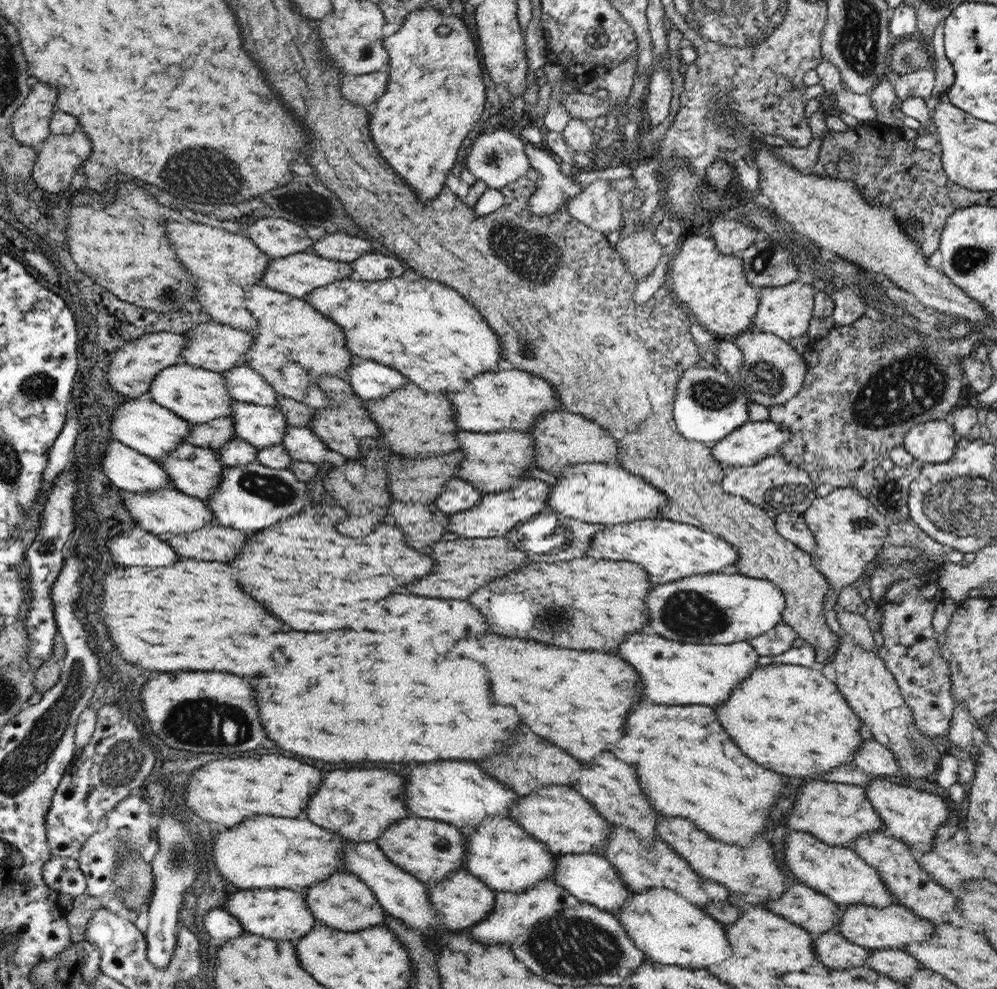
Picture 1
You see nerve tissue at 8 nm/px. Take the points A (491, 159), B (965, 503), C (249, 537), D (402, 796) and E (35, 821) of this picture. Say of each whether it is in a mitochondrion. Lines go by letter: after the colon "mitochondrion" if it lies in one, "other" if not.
A: mitochondrion
B: mitochondrion
C: other
D: other
E: other

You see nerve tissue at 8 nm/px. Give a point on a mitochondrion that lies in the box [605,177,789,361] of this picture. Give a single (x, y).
(760, 262)

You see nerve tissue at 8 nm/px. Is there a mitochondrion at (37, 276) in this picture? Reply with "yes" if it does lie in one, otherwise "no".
no

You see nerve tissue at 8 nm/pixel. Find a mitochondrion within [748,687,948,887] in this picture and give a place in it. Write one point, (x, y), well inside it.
(920, 755)

